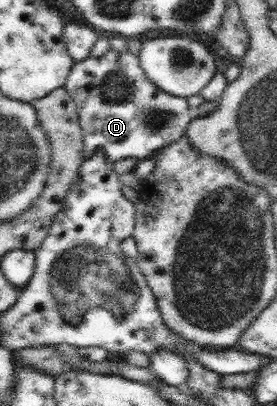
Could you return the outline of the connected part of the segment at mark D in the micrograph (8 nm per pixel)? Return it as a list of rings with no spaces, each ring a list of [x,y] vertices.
[[[110,48],[101,57],[90,55],[87,59],[75,63],[67,77],[64,89],[69,92],[78,110],[86,159],[99,154],[113,164],[126,157],[136,157],[139,161],[145,158],[155,158],[161,149],[185,135],[195,115],[188,108],[186,97],[171,95],[147,79],[137,54],[129,51],[119,53]]]

